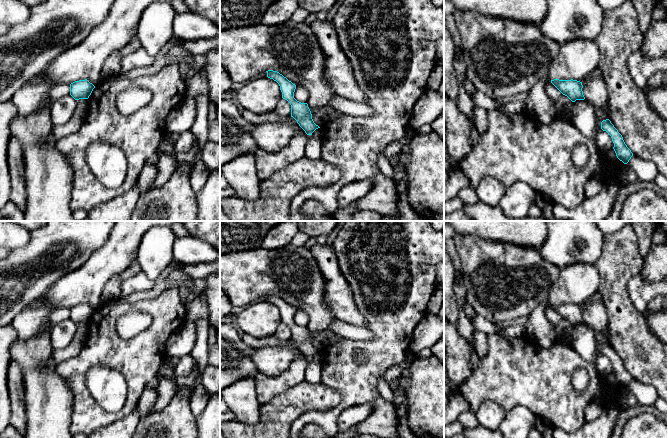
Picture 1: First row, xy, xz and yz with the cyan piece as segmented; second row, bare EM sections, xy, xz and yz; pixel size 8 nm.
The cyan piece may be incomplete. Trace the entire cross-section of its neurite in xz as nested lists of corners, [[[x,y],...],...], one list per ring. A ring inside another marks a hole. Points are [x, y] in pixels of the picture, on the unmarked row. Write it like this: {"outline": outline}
{"outline": [[[268,294],[266,296],[268,302],[273,303],[279,308],[282,322],[290,327],[291,341],[297,345],[307,359],[312,359],[320,351],[314,347],[308,328],[301,327],[294,322],[296,309],[277,295]]]}

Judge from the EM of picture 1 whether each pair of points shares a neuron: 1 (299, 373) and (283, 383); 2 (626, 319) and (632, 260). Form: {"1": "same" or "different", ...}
{"1": "same", "2": "same"}

